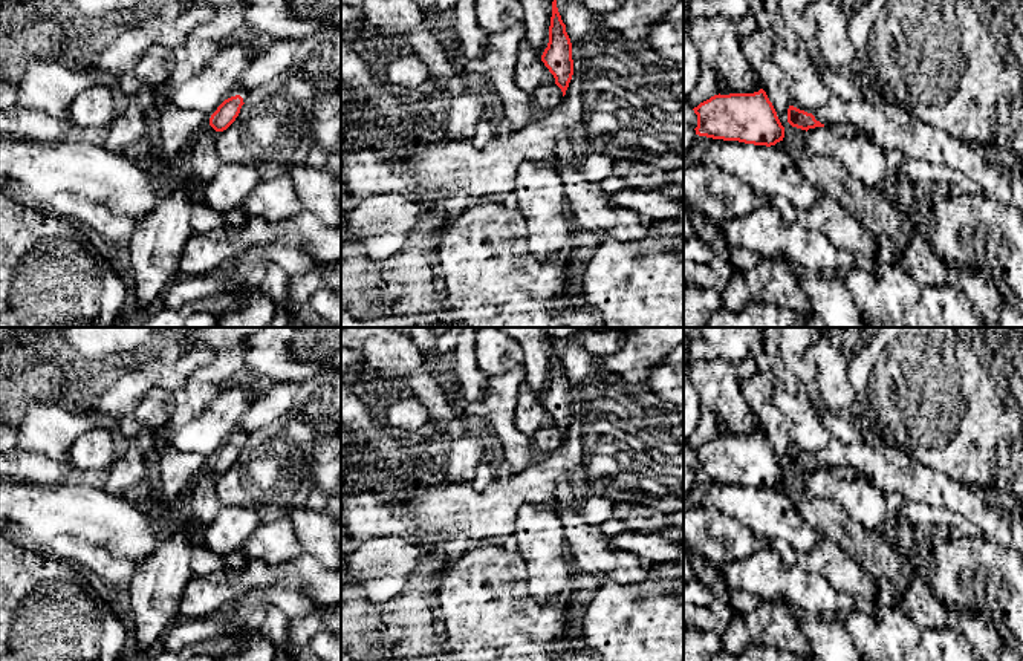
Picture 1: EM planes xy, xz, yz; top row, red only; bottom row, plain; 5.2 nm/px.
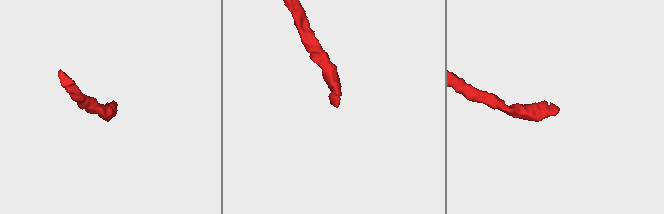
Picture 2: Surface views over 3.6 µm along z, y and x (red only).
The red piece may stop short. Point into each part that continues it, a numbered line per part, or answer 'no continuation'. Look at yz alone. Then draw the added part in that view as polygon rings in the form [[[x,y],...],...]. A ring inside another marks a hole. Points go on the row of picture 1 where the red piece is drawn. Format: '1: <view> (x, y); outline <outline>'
no continuation

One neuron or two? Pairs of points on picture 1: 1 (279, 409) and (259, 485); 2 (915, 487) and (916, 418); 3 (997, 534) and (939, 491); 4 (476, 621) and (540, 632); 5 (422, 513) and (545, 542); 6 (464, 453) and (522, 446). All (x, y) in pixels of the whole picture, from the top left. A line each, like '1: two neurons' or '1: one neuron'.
1: one neuron
2: two neurons
3: one neuron
4: one neuron
5: two neurons
6: two neurons

